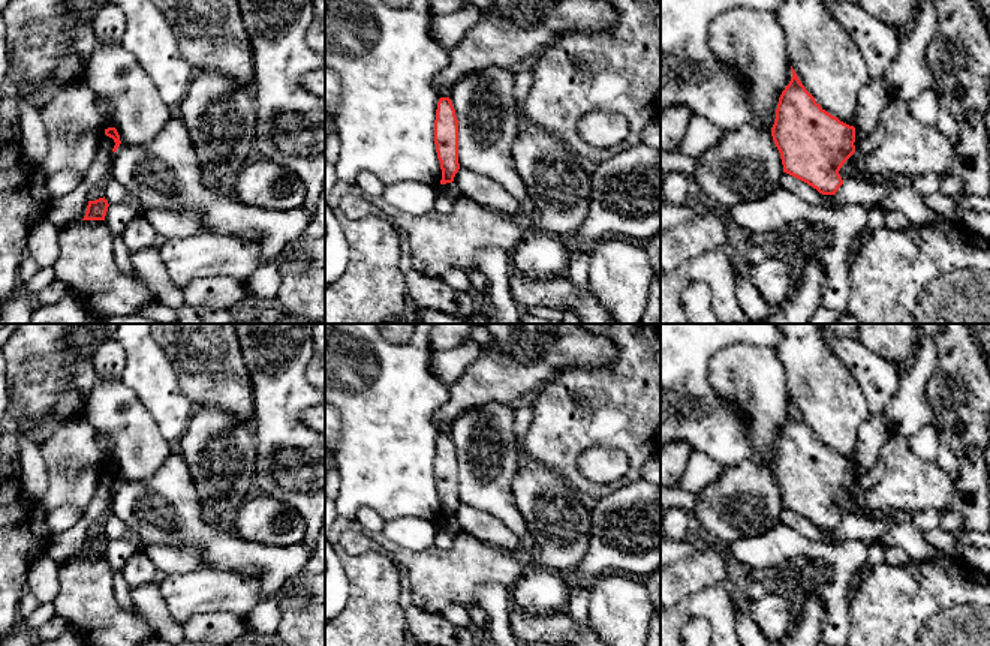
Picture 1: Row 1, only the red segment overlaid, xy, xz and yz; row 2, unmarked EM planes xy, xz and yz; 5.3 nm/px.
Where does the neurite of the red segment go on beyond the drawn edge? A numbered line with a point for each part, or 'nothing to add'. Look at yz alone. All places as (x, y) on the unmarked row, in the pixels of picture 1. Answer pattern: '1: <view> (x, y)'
nothing to add

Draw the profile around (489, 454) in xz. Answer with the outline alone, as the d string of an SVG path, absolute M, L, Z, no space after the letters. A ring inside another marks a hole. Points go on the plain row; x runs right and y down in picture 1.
M488 402L454 420L451 438L458 456L458 499L460 504L494 516L508 526L520 540L520 546L535 555L535 541L526 526L523 514L515 504L514 478L524 457L517 442L515 409L511 403Z

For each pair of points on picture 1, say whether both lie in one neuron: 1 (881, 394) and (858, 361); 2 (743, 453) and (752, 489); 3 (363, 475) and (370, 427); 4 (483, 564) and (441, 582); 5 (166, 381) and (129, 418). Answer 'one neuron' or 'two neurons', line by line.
1: one neuron
2: two neurons
3: one neuron
4: one neuron
5: two neurons

